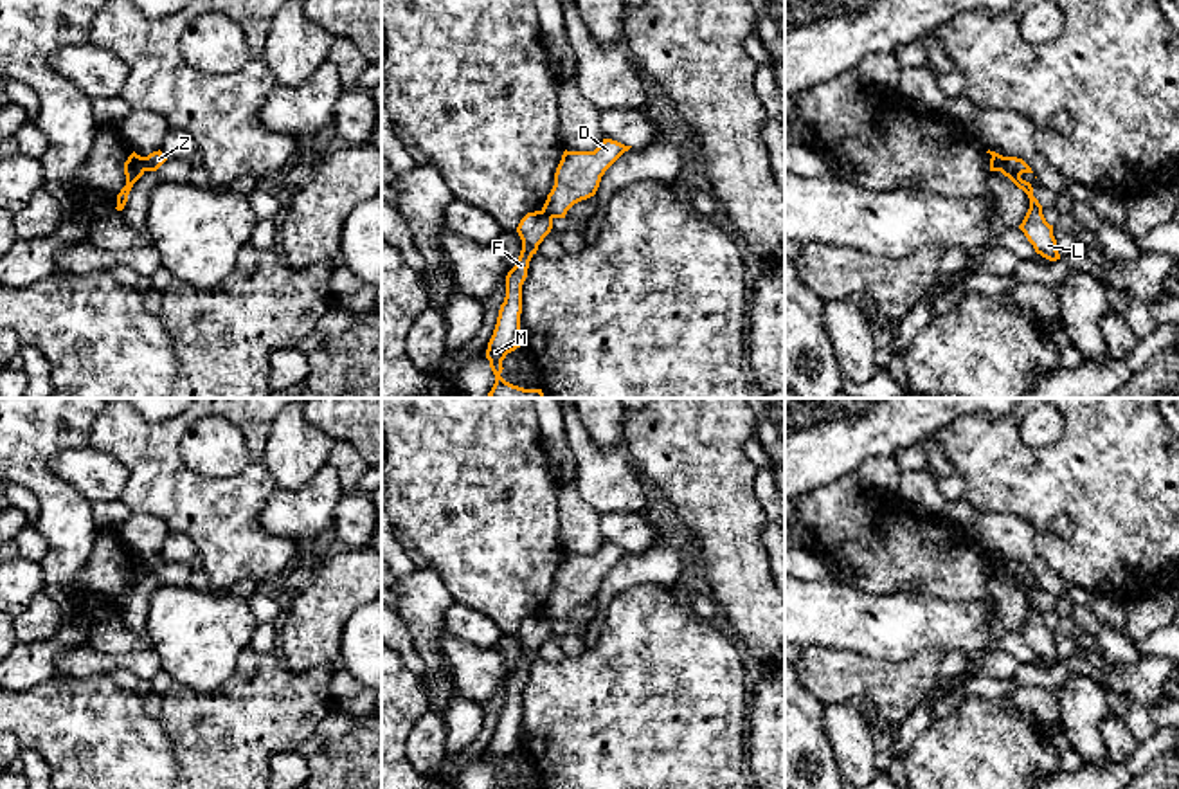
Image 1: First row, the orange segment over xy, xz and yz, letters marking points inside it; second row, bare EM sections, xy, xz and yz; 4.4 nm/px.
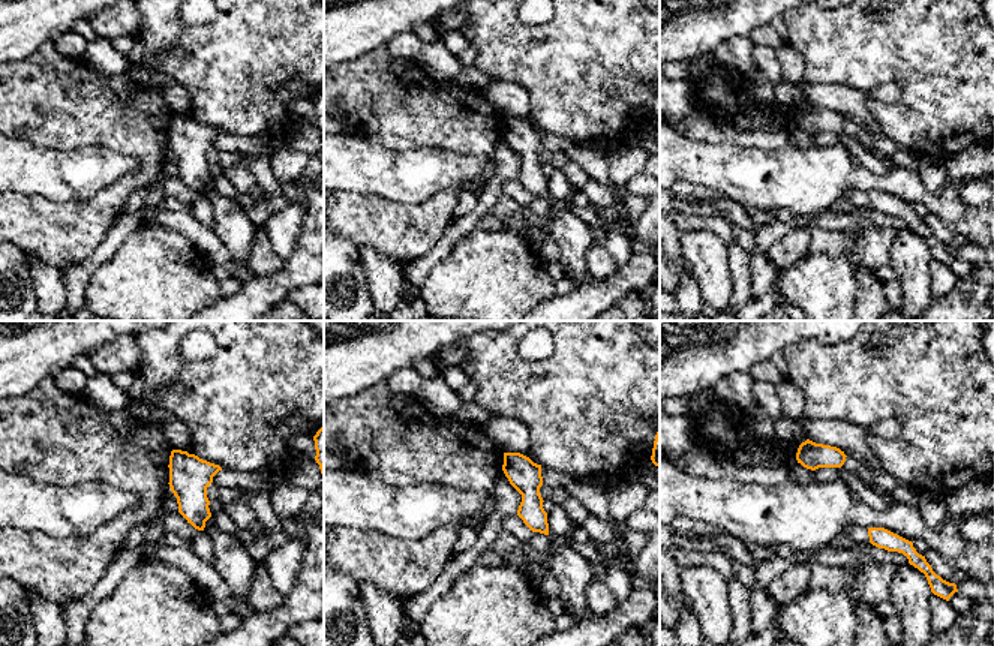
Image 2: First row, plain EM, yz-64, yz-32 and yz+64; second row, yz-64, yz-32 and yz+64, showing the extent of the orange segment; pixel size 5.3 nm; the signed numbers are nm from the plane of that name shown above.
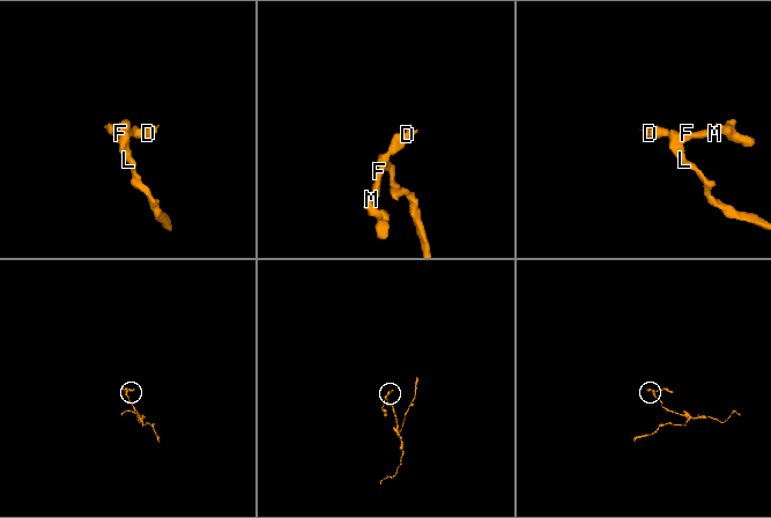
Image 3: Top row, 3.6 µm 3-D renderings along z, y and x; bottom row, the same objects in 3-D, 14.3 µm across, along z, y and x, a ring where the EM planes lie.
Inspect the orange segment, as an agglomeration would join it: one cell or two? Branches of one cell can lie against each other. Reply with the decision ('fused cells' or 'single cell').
fused cells

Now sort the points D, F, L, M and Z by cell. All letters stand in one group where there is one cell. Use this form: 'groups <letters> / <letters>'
groups D Z / F L M

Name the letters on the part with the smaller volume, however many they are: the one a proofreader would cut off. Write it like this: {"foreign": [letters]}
{"foreign": ["D", "Z"]}

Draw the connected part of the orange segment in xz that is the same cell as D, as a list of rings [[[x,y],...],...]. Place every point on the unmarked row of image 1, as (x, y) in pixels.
[[[603,542],[594,555],[565,553],[542,614],[551,621],[565,621],[574,607],[596,598],[605,575],[630,551],[617,544]]]

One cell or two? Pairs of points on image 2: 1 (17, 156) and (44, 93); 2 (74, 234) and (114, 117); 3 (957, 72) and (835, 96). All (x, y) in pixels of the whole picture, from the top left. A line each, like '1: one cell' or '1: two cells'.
1: two cells
2: one cell
3: two cells

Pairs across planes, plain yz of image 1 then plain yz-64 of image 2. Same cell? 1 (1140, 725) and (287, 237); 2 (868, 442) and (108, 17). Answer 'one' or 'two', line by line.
1: one
2: two

